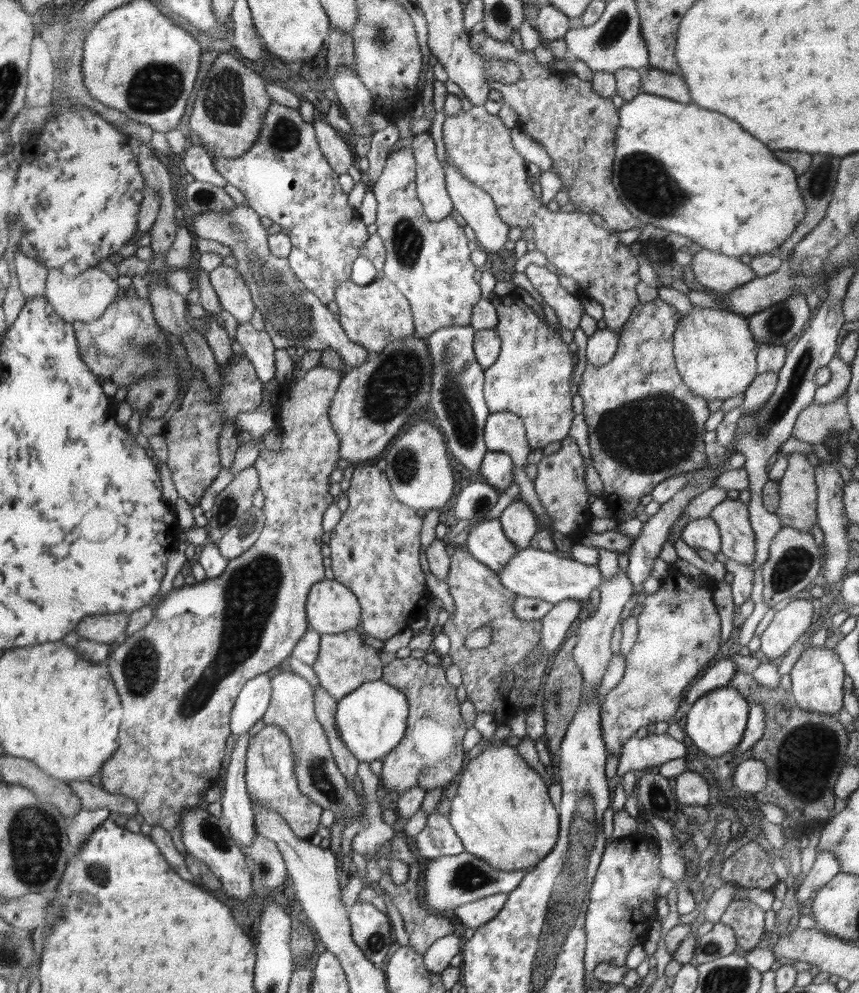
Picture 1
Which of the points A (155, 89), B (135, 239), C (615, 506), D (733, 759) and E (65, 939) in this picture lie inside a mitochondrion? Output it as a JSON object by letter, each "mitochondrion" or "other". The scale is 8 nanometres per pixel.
{"A":"mitochondrion","B":"other","C":"other","D":"other","E":"other"}

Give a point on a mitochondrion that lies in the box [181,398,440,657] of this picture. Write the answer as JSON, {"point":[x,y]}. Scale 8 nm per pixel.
{"point":[404,465]}

